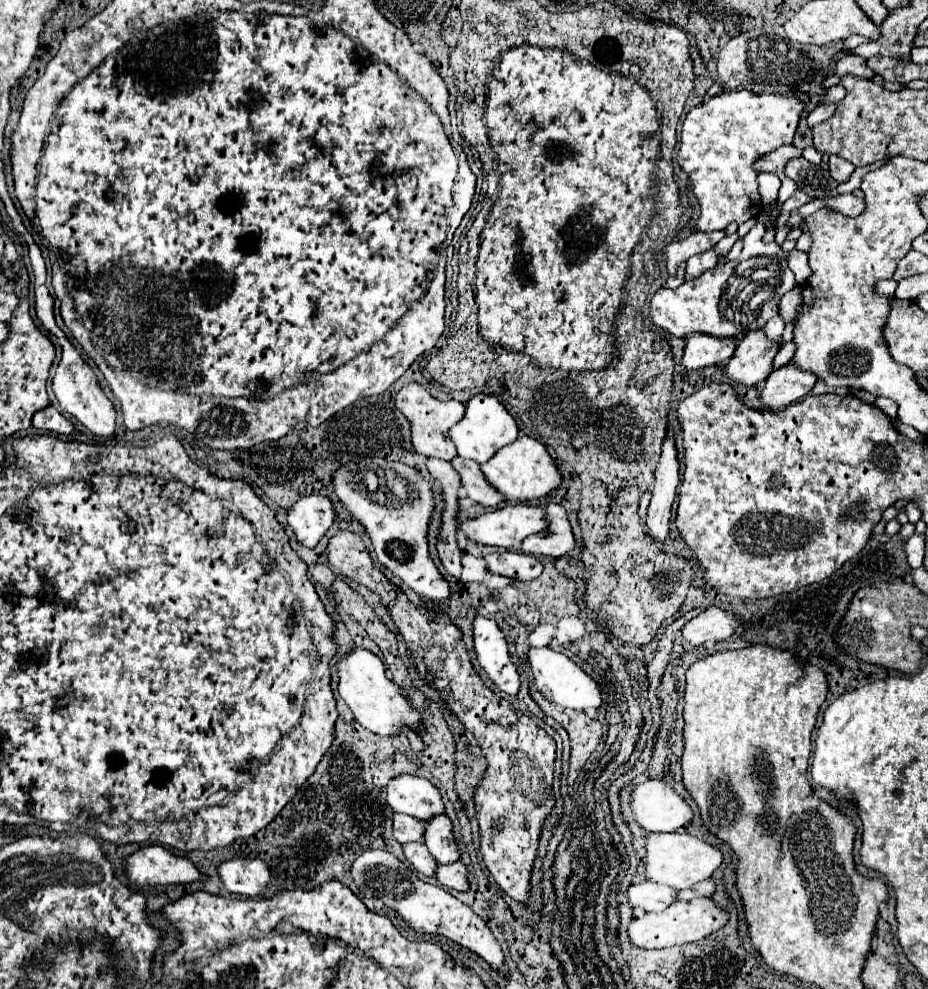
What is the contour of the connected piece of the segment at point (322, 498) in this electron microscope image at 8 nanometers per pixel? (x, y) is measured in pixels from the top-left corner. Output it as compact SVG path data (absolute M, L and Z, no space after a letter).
M326 495L302 497L294 507L288 509L288 525L294 529L298 541L310 549L320 543L334 519L336 511Z

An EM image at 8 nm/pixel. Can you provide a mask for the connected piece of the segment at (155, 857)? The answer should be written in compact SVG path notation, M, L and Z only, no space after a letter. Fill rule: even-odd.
M144 847L126 859L126 873L136 885L190 885L208 877L188 857L172 855L164 847Z

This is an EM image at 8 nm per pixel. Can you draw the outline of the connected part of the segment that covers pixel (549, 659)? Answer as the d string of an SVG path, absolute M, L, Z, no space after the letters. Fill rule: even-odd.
M532 647L530 649L530 663L532 663L532 673L534 673L534 679L536 679L536 687L548 701L562 705L564 709L583 712L587 717L594 719L589 712L602 705L600 685L588 673L584 673L570 657L566 657L562 653L556 653L550 647L542 647L542 649Z

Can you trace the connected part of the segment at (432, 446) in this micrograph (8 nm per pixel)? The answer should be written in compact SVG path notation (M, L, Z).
M410 383L410 385L402 387L400 393L396 395L396 407L412 423L412 443L414 443L416 453L426 455L426 457L444 459L444 461L452 461L458 455L456 445L452 441L448 441L448 431L454 423L458 423L458 419L464 417L466 409L460 401L454 401L454 399L438 401L420 383Z

